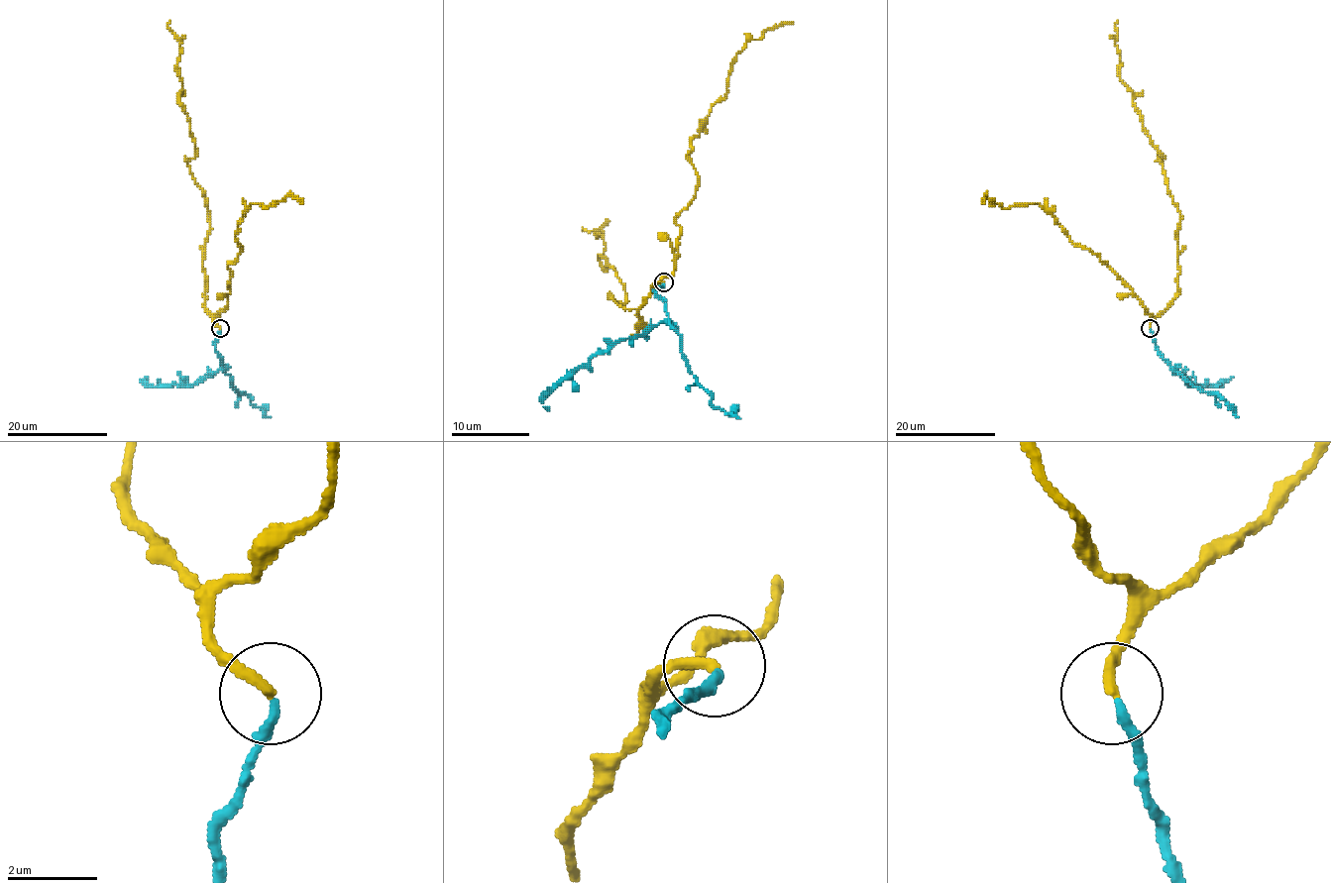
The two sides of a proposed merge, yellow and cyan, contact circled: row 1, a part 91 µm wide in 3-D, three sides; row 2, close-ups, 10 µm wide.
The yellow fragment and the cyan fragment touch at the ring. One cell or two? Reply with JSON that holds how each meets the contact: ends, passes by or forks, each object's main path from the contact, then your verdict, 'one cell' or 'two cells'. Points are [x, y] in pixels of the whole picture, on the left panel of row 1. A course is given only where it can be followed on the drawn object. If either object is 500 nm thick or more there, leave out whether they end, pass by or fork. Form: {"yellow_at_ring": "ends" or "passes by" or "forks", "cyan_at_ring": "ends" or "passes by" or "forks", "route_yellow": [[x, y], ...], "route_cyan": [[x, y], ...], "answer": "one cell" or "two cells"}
{"yellow_at_ring": "ends", "cyan_at_ring": "ends", "route_yellow": [[221, 328], [204, 307], [209, 212], [188, 164], [197, 151], [179, 101], [180, 40], [170, 21]], "route_cyan": [[221, 328], [214, 349], [223, 369], [188, 385], [151, 386], [143, 381], [147, 376]], "answer": "one cell"}

